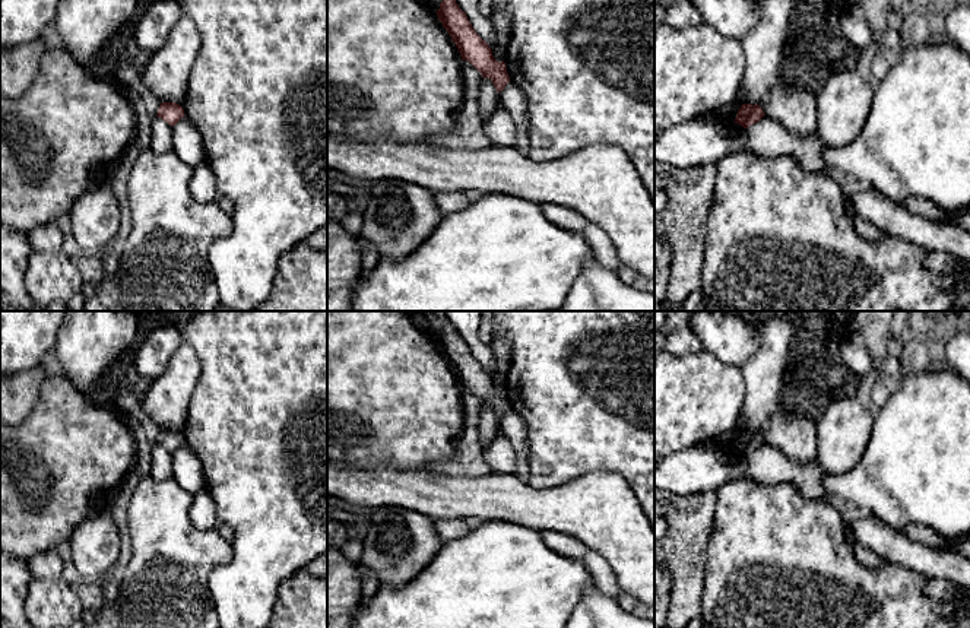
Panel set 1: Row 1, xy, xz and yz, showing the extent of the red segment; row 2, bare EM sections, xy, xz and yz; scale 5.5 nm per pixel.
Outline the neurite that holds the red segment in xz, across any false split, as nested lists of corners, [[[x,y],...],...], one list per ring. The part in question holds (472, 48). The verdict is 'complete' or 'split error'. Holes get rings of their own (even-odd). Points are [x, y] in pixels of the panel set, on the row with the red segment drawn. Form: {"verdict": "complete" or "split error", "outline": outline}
{"verdict": "complete", "outline": [[[443,0],[435,13],[451,37],[451,41],[456,44],[462,60],[469,61],[484,79],[491,79],[497,92],[504,91],[505,85],[510,82],[505,63],[500,63],[494,58],[492,50],[476,34],[456,0]]]}

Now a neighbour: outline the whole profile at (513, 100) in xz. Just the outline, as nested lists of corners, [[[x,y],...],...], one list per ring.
[[[511,80],[500,92],[500,105],[514,123],[514,148],[522,153],[527,149],[529,107],[524,92]]]

